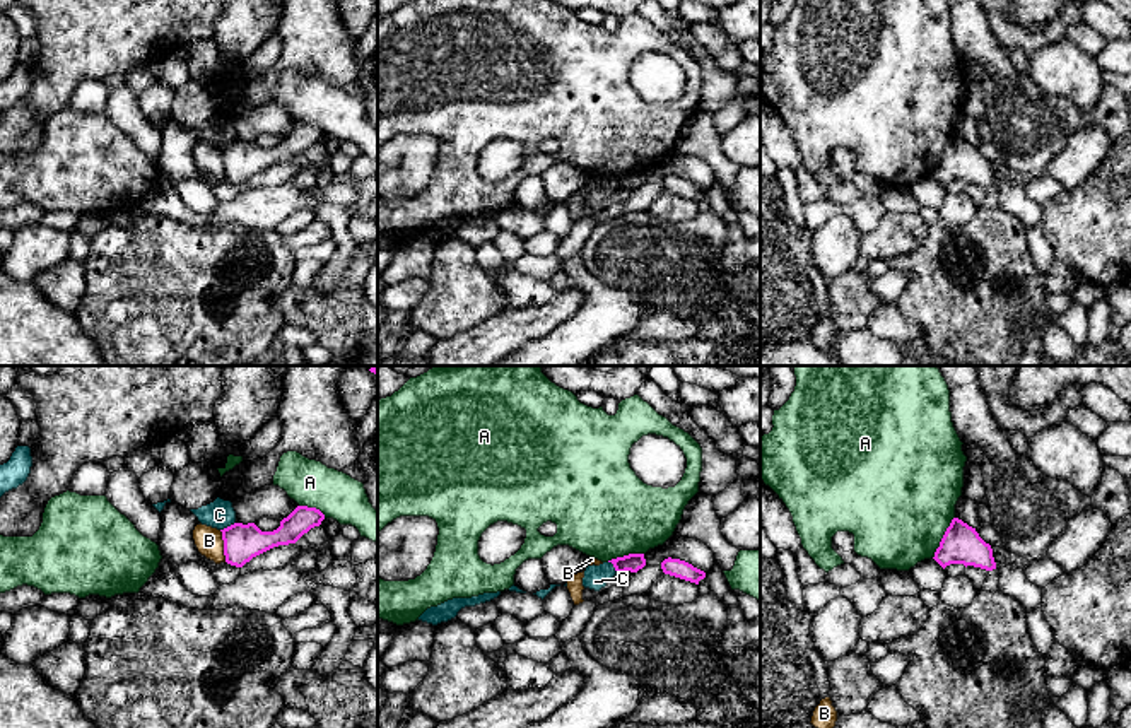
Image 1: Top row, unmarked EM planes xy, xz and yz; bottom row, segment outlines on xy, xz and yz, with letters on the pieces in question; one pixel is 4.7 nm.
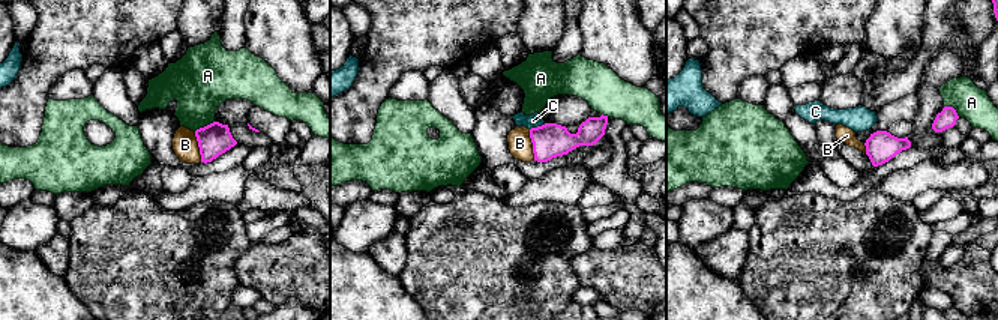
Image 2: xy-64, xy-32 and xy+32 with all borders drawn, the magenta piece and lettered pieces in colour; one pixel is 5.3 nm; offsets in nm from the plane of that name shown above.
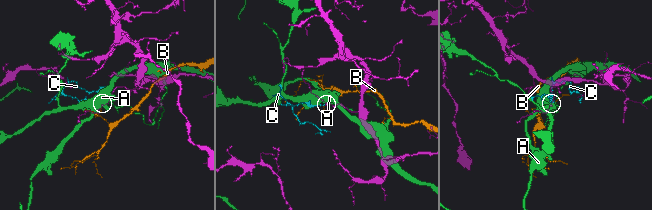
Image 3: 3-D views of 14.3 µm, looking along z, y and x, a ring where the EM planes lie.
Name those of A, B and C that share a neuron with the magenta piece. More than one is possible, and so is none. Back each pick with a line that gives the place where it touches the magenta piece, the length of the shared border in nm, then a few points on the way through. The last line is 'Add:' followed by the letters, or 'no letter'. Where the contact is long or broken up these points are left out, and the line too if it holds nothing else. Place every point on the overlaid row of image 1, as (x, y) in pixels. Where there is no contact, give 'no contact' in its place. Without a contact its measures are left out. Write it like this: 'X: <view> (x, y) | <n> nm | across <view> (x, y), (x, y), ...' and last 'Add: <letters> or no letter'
Add: no letter

